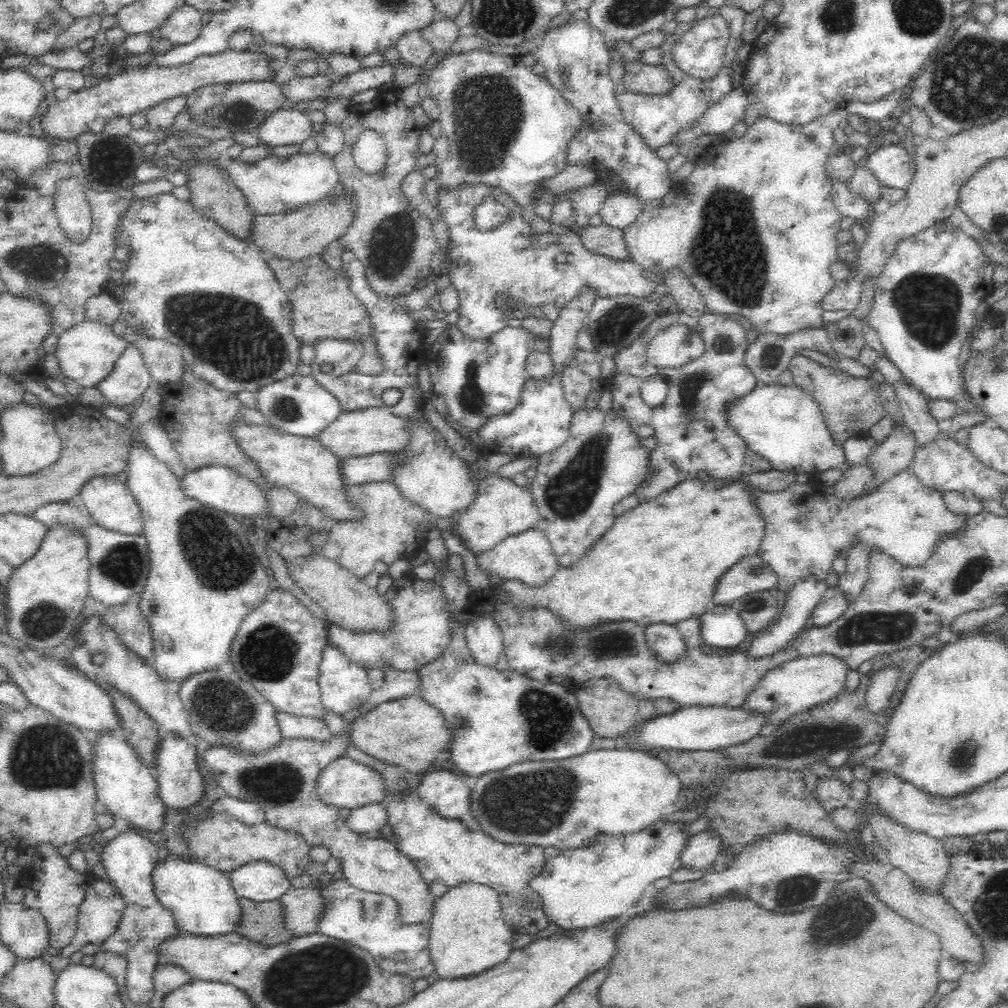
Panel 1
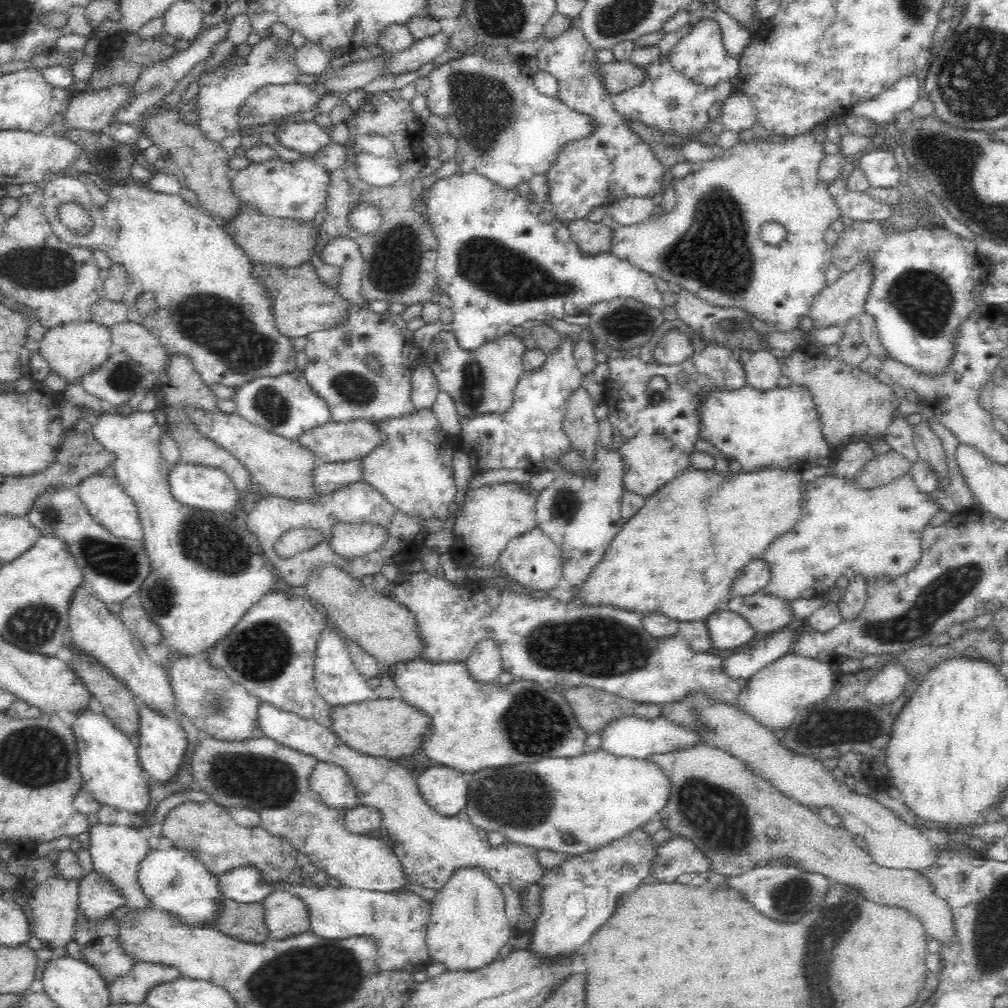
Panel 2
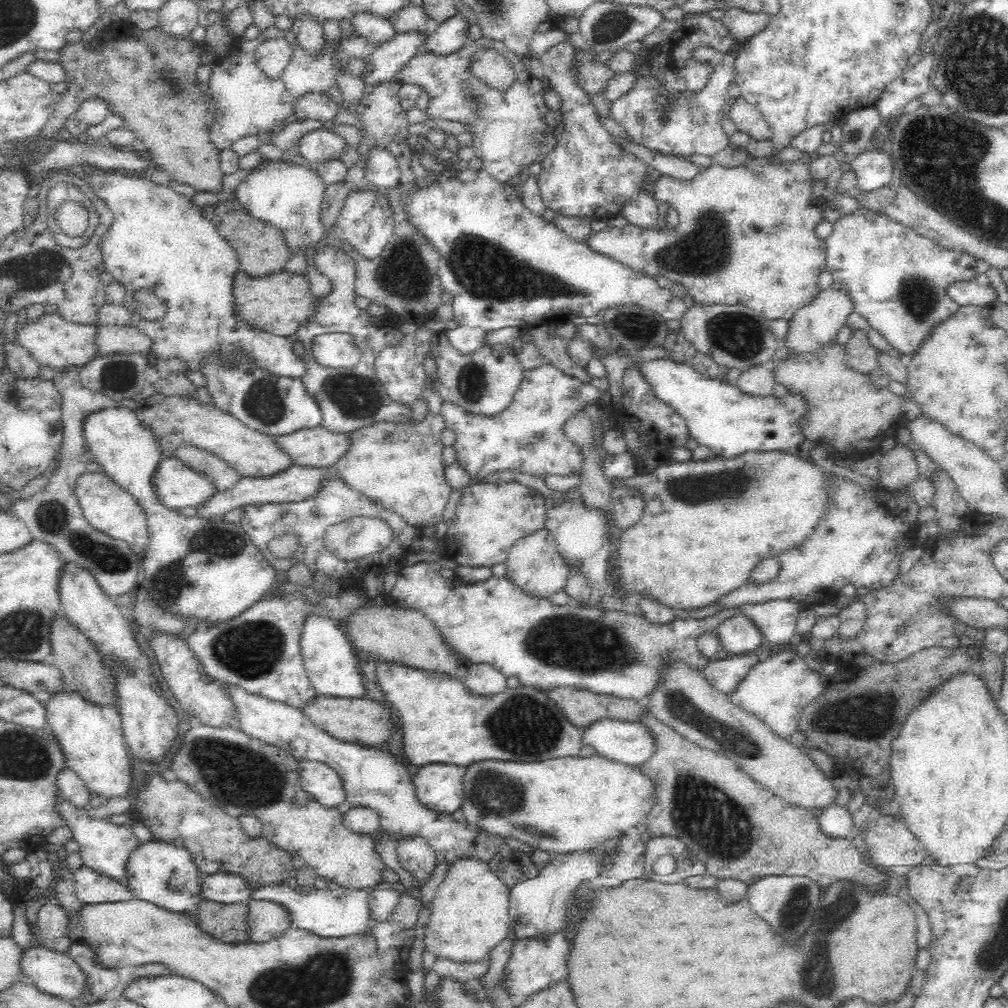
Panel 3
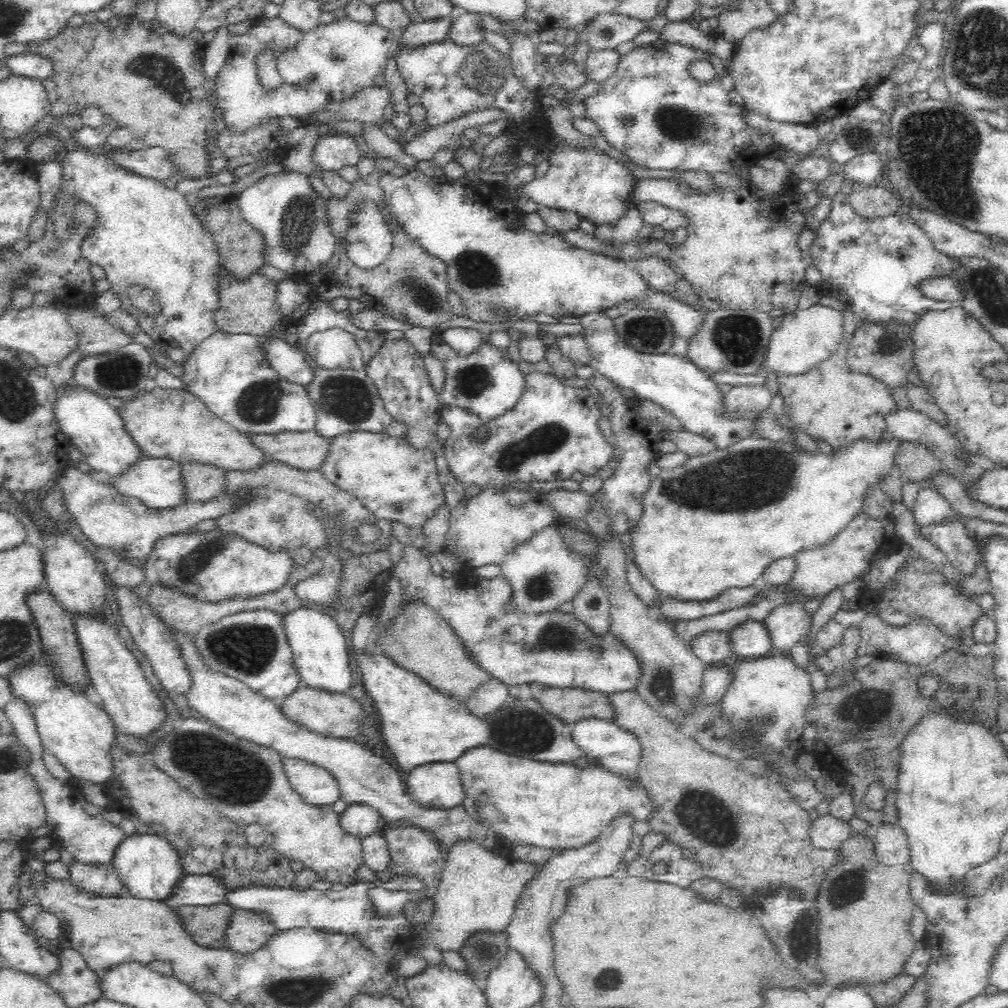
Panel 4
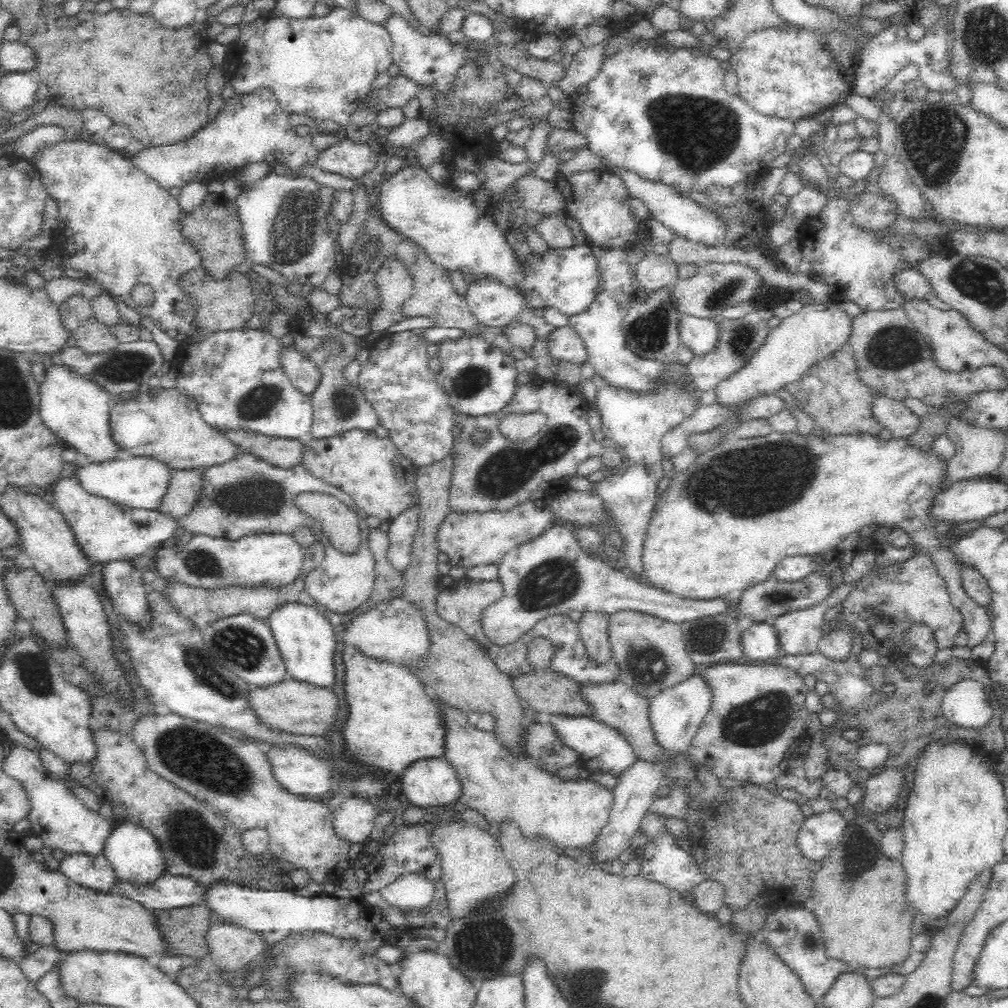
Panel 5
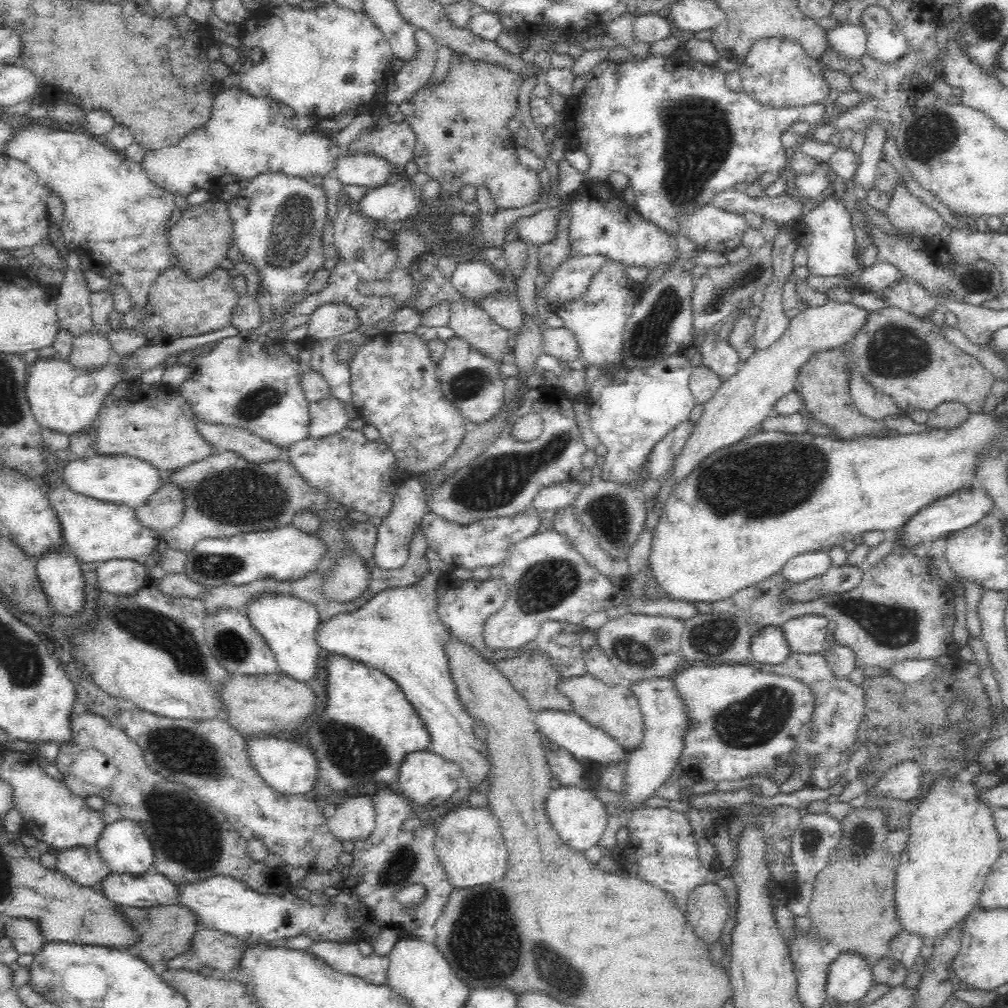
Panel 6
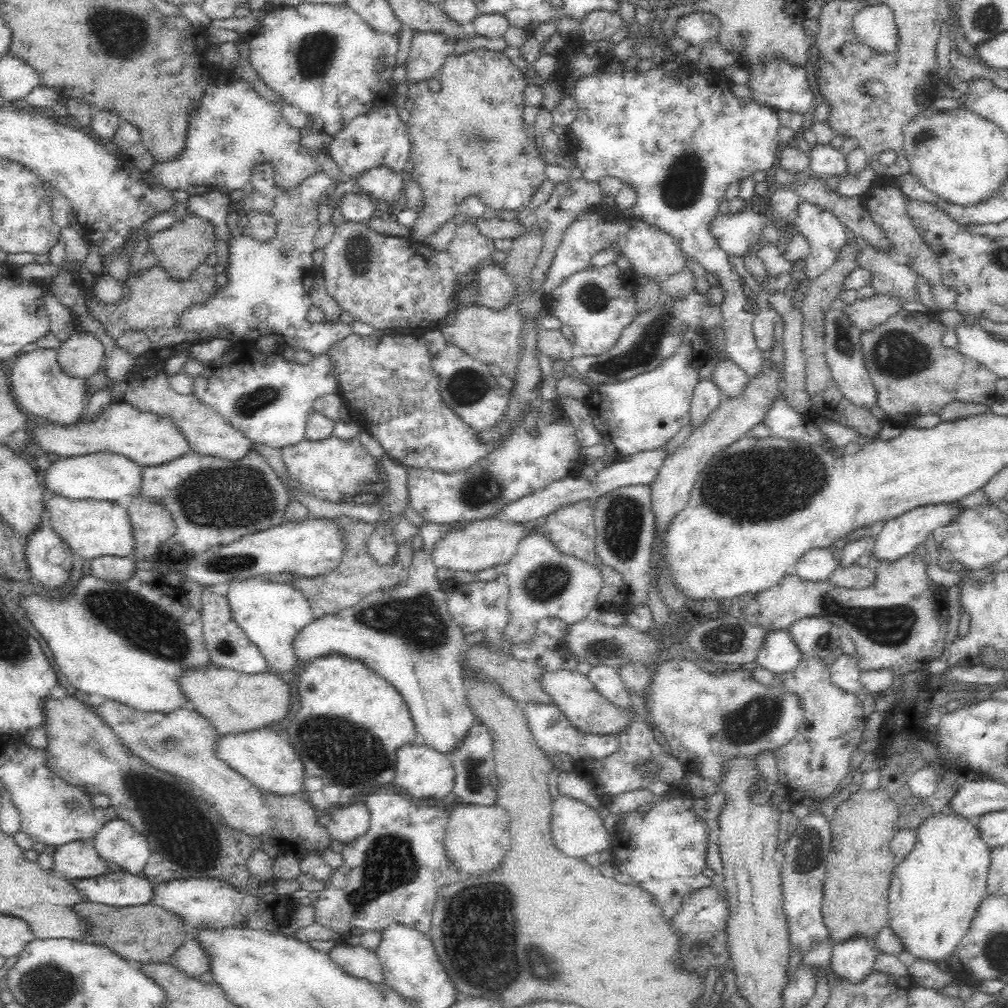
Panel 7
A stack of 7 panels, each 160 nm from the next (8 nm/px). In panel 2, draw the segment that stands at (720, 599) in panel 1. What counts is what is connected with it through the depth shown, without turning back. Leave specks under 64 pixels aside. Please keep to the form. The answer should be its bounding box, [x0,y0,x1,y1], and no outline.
[730,558,771,596]

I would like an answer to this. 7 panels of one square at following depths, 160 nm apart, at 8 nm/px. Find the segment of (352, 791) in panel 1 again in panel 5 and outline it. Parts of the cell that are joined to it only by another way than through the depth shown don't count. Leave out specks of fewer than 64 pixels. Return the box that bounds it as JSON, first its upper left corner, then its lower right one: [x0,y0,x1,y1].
[267,748,332,802]

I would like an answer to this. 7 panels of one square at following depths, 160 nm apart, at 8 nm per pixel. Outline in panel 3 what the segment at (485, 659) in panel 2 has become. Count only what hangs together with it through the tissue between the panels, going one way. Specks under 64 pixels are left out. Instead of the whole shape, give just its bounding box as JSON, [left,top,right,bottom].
[463,663,506,695]

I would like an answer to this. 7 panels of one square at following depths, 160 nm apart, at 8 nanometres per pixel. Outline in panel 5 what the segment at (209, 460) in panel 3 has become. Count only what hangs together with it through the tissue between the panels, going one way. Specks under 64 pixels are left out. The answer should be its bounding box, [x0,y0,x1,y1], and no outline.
[158,469,204,518]

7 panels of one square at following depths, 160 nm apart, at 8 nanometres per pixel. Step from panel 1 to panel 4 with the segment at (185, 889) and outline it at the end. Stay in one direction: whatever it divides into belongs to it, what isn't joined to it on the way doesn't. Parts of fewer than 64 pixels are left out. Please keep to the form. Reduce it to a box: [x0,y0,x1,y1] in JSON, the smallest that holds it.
[112,832,188,902]

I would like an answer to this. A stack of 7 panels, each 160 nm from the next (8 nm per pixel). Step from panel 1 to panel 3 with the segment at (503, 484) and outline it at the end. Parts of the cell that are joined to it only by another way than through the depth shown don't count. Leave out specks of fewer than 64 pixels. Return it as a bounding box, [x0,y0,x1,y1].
[441,480,546,566]

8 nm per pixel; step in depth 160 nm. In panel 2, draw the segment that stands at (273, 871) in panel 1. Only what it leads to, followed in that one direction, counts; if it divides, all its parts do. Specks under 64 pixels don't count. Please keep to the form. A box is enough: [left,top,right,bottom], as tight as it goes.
[218,866,276,903]

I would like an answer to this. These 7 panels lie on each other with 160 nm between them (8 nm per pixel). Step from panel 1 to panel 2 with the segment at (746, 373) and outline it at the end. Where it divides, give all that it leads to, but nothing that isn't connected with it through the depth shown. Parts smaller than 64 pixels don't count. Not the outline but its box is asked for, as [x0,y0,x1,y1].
[602,319,747,499]

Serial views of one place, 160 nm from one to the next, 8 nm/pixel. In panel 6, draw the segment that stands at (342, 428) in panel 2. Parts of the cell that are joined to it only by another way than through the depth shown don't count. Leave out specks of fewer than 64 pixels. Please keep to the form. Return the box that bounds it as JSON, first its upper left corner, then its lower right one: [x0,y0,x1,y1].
[196,418,287,464]

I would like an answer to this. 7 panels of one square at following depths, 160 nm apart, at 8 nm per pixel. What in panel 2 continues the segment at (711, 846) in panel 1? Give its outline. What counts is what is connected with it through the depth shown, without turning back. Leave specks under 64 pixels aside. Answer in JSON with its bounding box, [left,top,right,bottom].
[652,836,710,883]

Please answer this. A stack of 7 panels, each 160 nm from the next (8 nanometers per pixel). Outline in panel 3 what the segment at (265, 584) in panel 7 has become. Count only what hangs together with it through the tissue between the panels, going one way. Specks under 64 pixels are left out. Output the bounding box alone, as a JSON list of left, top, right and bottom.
[301,615,366,699]

